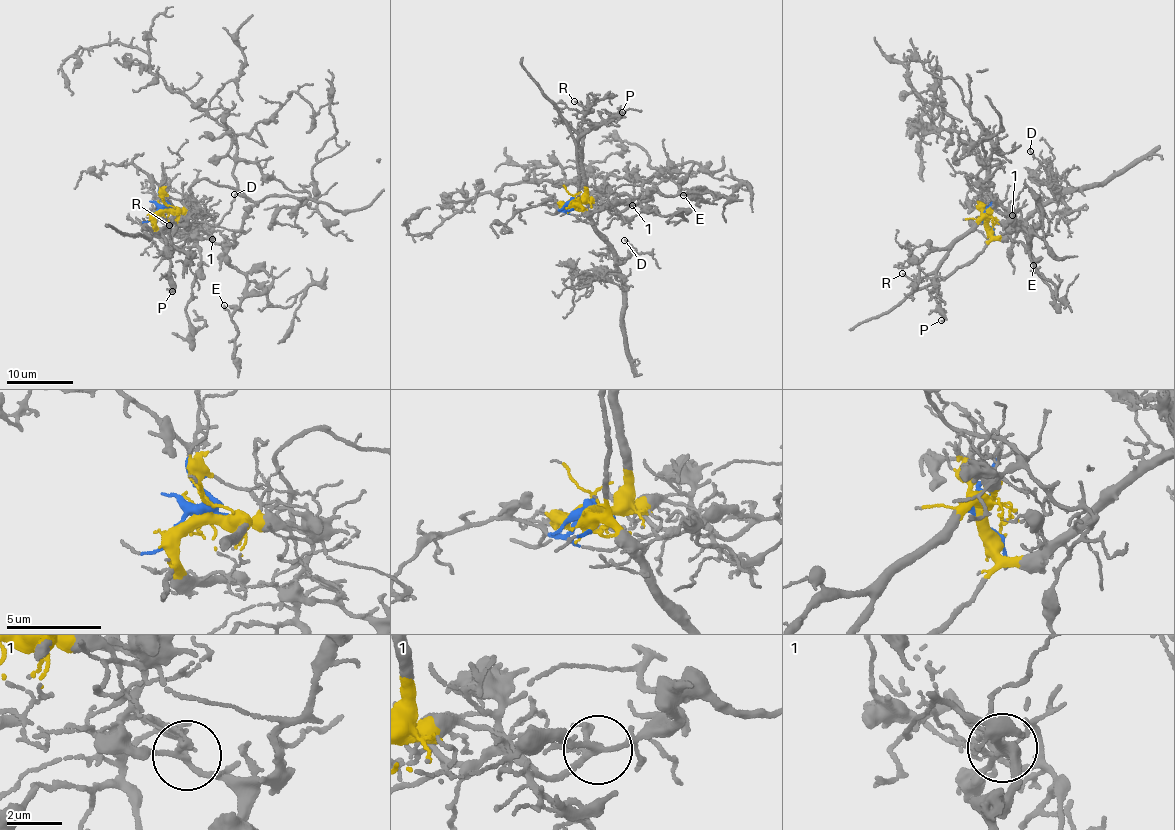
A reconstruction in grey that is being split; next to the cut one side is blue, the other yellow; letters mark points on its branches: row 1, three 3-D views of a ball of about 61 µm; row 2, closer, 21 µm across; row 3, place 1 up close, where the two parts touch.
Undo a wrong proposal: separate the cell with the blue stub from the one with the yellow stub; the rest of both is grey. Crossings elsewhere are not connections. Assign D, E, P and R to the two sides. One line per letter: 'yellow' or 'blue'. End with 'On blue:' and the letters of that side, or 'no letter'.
D: yellow
E: blue
P: yellow
R: yellow
On blue: E

